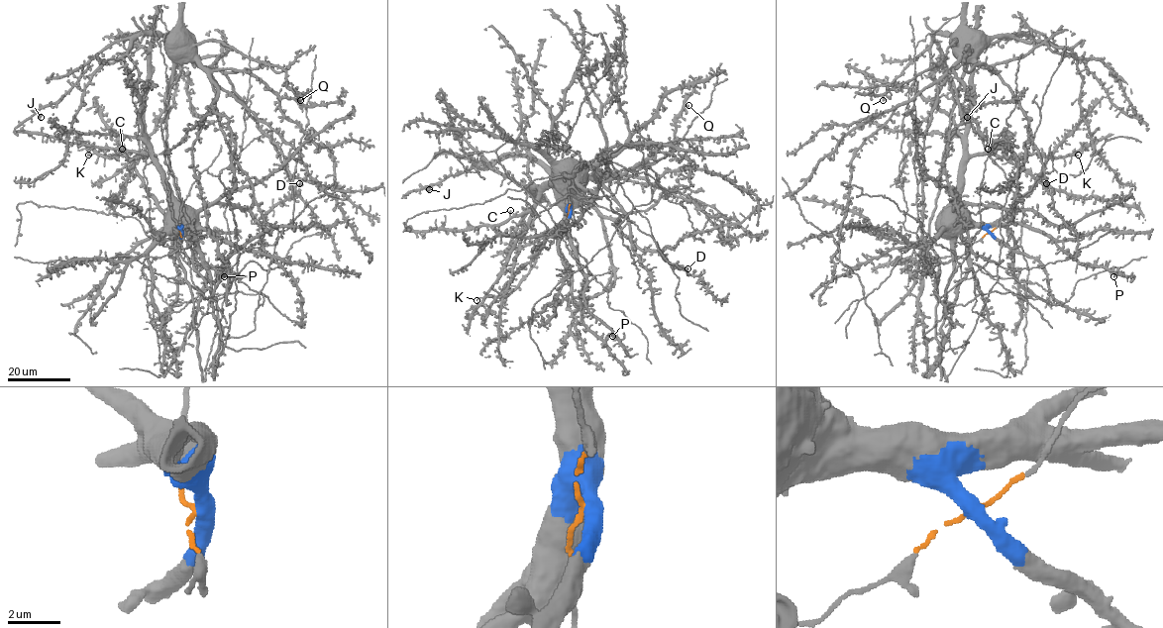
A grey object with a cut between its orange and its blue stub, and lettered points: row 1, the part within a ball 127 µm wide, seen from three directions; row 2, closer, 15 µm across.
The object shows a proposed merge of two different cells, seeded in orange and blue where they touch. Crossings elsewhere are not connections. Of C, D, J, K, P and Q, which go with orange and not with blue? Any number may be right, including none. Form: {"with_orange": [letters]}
{"with_orange": ["D", "J", "Q"]}

